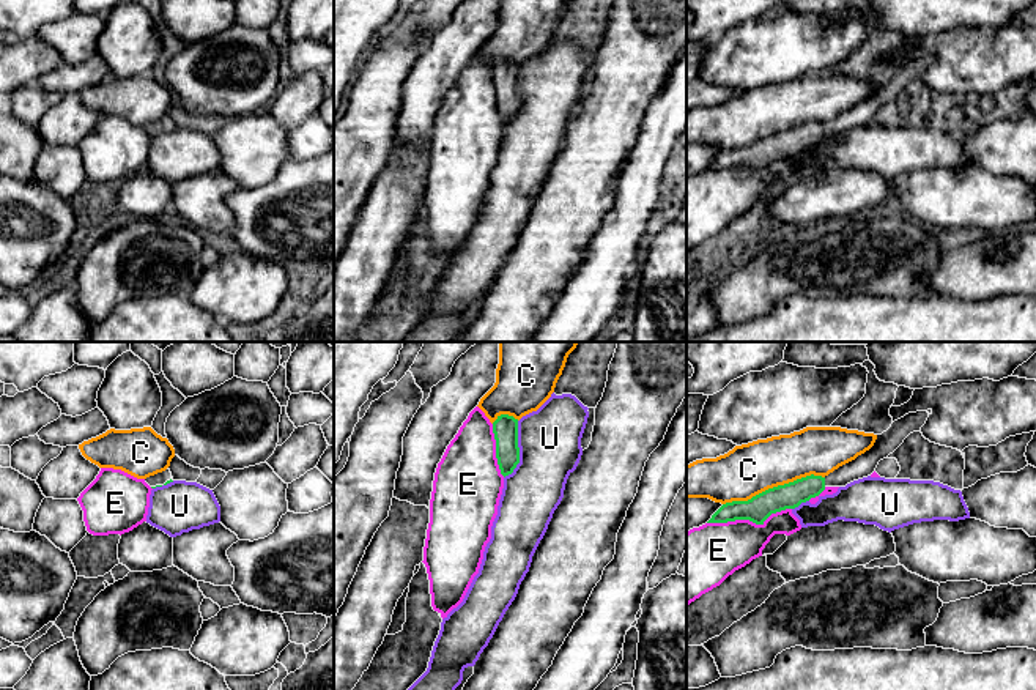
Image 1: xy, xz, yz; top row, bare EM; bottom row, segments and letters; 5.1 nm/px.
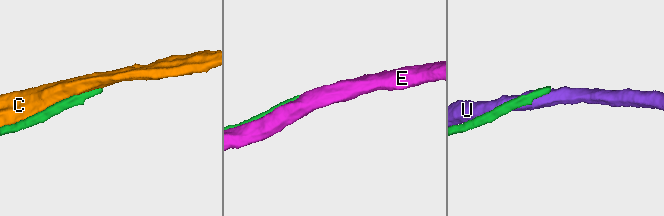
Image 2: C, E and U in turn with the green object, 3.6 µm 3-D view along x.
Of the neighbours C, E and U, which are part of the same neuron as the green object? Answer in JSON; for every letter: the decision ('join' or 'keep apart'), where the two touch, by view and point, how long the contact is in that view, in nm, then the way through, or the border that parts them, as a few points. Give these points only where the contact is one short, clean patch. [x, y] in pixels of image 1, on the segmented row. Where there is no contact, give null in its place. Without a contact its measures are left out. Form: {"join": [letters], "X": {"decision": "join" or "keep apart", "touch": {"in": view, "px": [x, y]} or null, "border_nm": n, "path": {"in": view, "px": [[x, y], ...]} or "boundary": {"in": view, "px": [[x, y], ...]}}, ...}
{"join": [], "C": {"decision": "keep apart", "touch": {"in": "yz", "px": [773, 487]}, "border_nm": 550}, "E": {"decision": "keep apart", "touch": {"in": "yz", "px": [748, 519]}, "border_nm": 440}, "U": {"decision": "keep apart", "touch": {"in": "xz", "px": [518, 451]}, "border_nm": 300}}

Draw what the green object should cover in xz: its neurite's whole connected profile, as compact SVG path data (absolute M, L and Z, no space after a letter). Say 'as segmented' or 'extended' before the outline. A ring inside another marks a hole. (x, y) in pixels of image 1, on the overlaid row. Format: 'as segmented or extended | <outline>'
as segmented | M501 414L493 422L493 433L496 440L496 458L501 474L505 477L513 473L520 463L518 447L518 419L509 414Z

